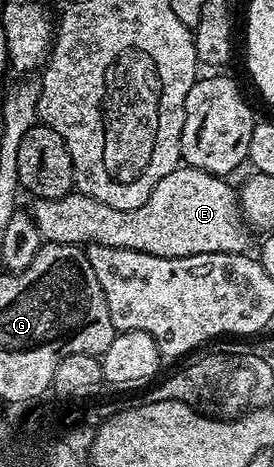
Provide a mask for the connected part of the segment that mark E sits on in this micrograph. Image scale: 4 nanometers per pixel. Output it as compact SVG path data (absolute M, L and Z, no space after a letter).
M179 166L172 174L164 174L160 182L148 194L148 202L144 206L136 206L136 210L116 210L116 206L108 206L108 202L100 202L96 198L86 196L80 191L69 192L64 198L55 200L35 199L34 205L28 208L36 222L36 230L40 230L43 241L47 244L76 244L89 246L103 244L124 250L136 250L153 256L164 258L184 258L192 254L236 254L245 253L250 244L251 229L242 218L240 196L230 189L229 179L214 176L199 168Z

